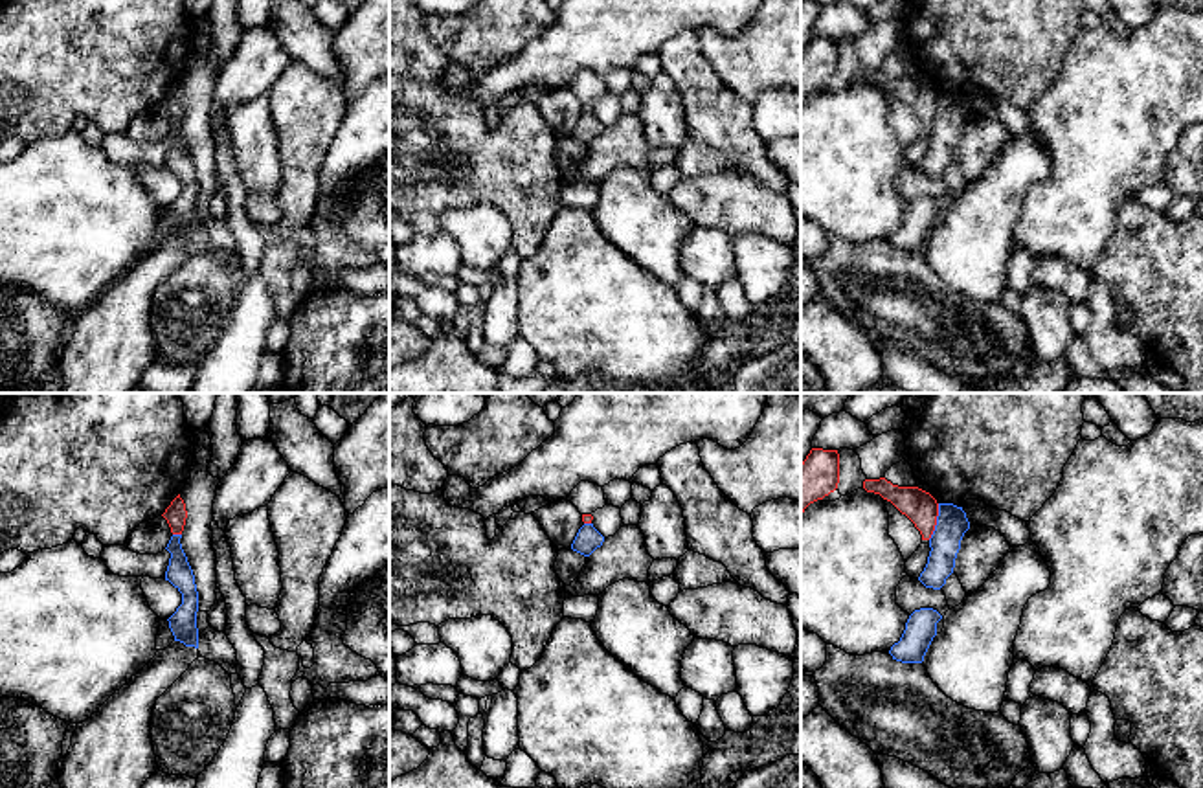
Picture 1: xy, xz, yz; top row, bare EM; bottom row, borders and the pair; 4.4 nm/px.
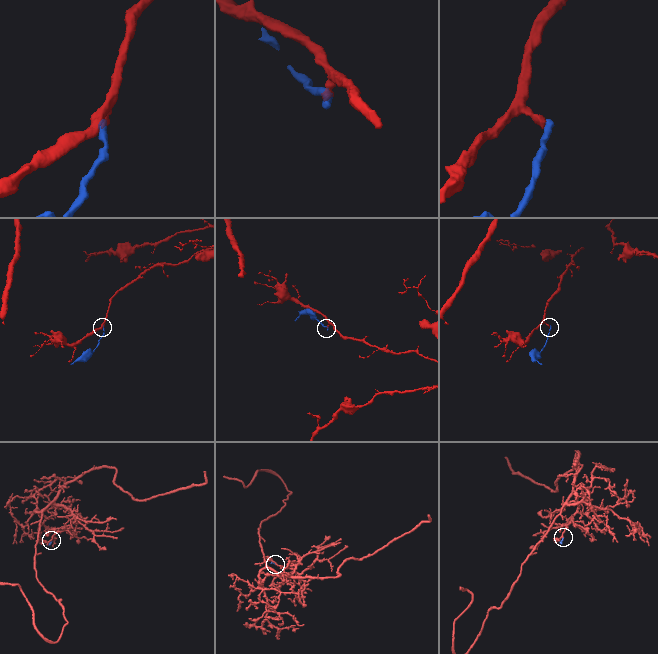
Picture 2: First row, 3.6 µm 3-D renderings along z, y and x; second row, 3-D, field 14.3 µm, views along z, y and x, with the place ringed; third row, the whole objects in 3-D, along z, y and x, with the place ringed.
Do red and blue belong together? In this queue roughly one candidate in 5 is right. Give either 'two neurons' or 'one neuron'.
two neurons

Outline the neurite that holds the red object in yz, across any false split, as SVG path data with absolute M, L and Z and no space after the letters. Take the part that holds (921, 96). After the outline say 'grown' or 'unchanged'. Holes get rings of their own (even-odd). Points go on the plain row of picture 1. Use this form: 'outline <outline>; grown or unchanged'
outline M885 66L865 68L863 77L867 81L880 83L883 88L891 90L902 103L905 103L920 119L922 129L931 127L937 114L939 92L929 81L918 75L898 75Z; unchanged

